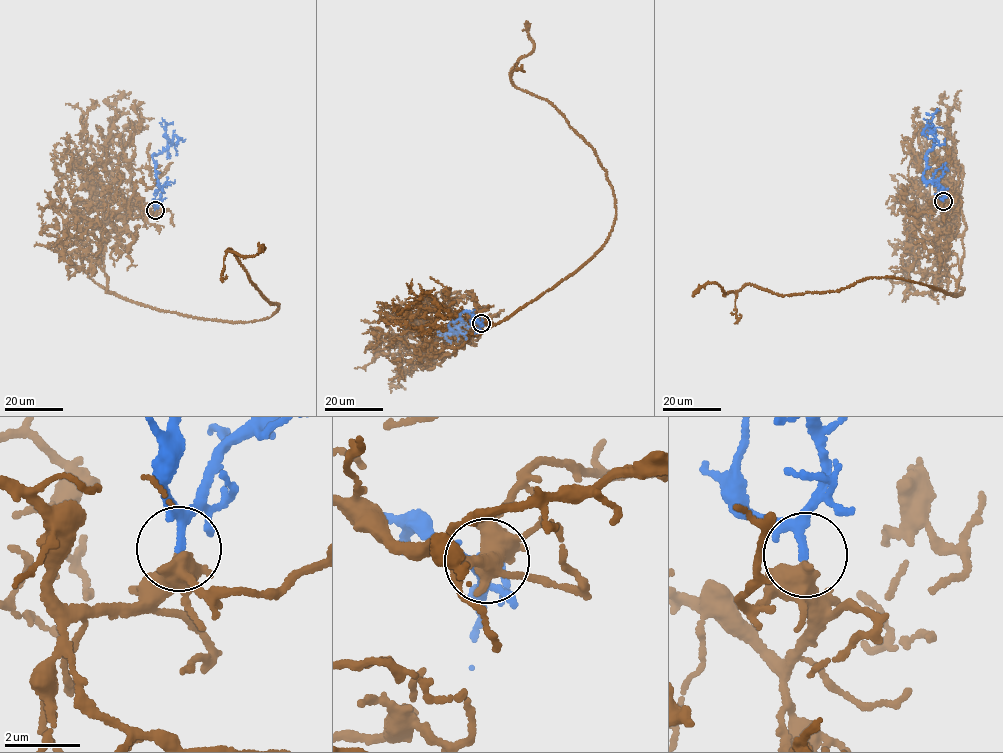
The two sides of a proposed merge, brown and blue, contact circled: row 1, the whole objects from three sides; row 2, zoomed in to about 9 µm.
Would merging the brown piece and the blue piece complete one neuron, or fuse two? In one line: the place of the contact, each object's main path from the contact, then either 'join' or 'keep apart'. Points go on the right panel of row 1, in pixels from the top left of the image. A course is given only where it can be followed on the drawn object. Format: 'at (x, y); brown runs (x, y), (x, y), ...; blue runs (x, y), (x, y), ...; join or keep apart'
at (943, 201); brown runs (943, 201), (915, 221), (939, 242), (951, 230), (933, 243), (957, 255), (956, 296), (874, 276), (692, 295); blue runs (943, 201), (942, 186), (923, 176), (925, 158), (935, 142), (927, 124), (924, 132), (935, 141); join

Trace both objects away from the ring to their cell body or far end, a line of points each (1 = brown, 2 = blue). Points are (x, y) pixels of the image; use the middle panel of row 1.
1: (481, 323), (447, 305), (471, 330), (435, 326), (512, 315), (616, 214), (593, 150), (513, 85), (527, 20)
2: (481, 323), (479, 326), (465, 311), (449, 324), (457, 332), (455, 327), (462, 319), (470, 327)

